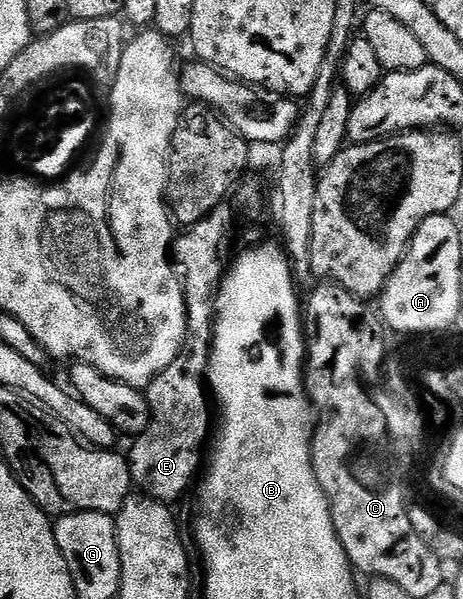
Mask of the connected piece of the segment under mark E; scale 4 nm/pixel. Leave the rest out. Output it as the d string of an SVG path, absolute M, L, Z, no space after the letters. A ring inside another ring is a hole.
M182 353L180 358L171 363L148 386L147 397L155 411L153 423L142 434L132 439L133 447L127 450L134 487L142 495L166 504L174 504L173 502L179 501L188 492L193 477L196 474L198 477L202 469L203 455L211 438L211 430L209 434L211 394L207 389L207 374L204 369L193 370L193 366L200 364L201 358L197 354L189 353Z

